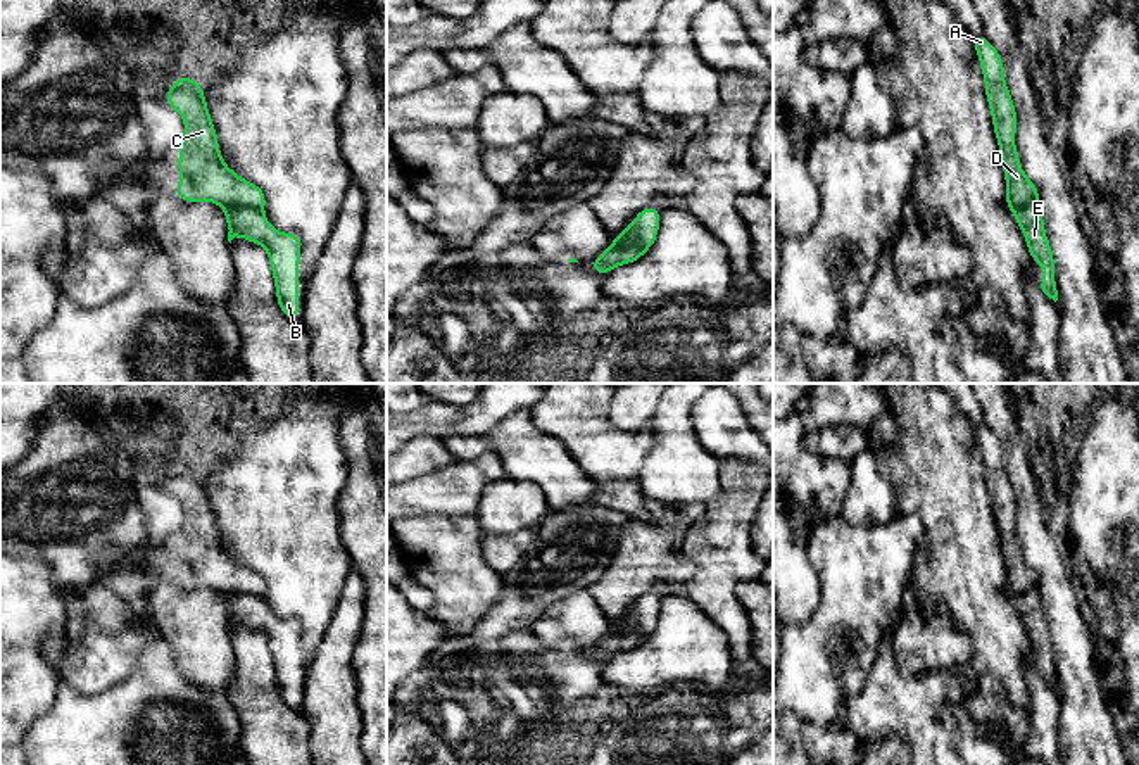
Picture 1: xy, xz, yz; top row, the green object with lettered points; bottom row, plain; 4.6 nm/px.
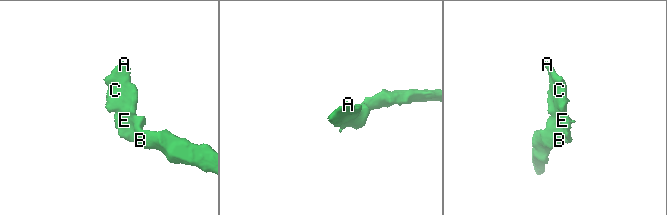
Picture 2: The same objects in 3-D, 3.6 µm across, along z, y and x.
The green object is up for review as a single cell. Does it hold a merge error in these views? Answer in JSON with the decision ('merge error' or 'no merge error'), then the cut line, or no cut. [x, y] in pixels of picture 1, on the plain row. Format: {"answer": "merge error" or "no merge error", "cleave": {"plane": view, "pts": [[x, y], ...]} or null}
{"answer": "merge error", "cleave": {"plane": "xy", "pts": [[225, 593], [252, 593], [261, 598]]}}

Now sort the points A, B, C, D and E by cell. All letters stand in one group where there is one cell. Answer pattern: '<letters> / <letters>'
A C D / B E

